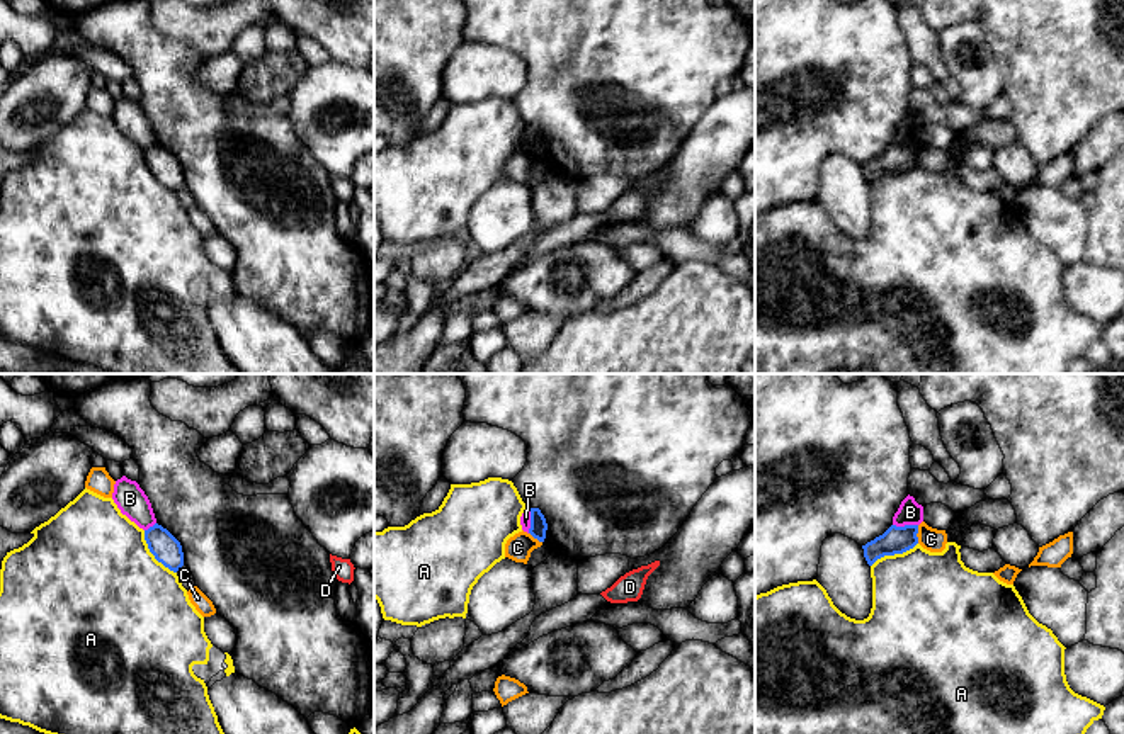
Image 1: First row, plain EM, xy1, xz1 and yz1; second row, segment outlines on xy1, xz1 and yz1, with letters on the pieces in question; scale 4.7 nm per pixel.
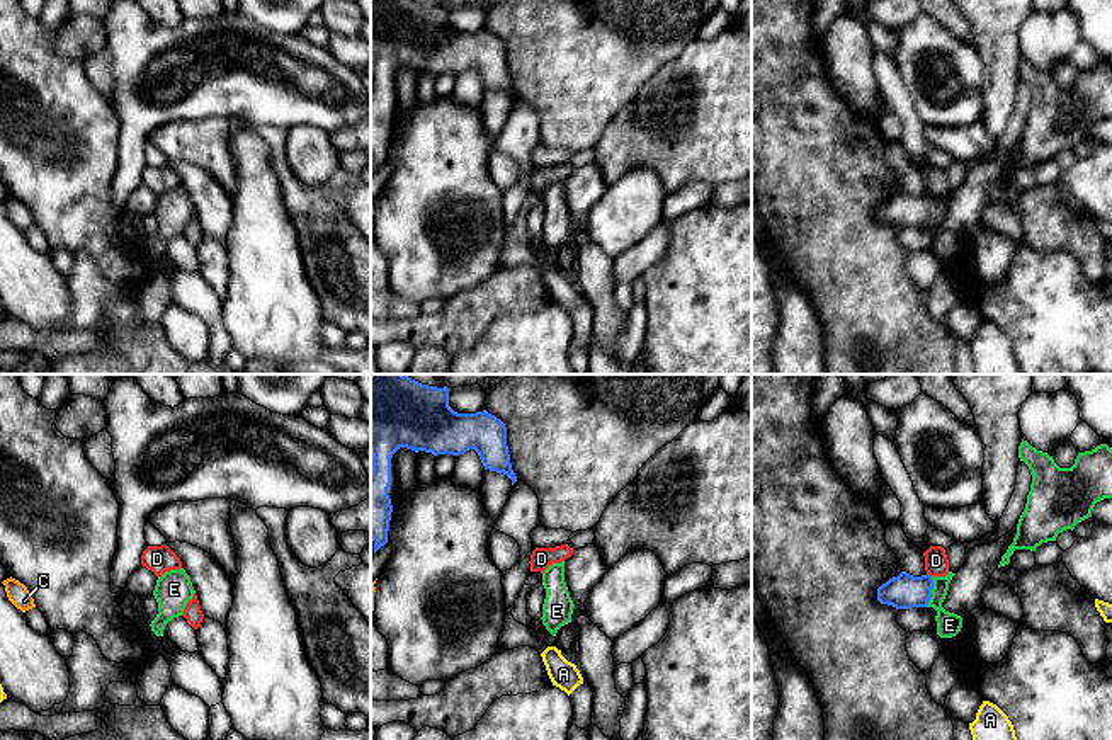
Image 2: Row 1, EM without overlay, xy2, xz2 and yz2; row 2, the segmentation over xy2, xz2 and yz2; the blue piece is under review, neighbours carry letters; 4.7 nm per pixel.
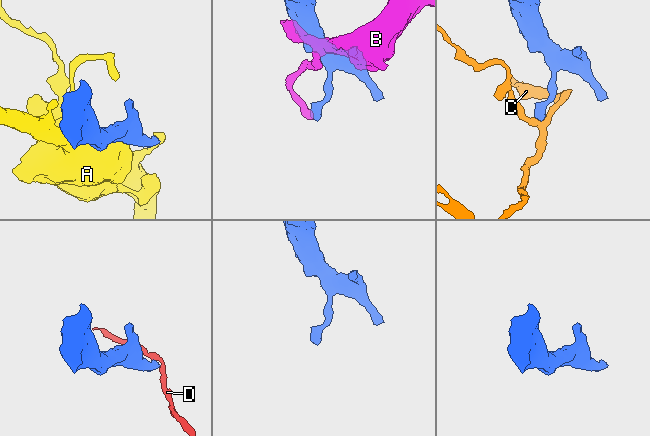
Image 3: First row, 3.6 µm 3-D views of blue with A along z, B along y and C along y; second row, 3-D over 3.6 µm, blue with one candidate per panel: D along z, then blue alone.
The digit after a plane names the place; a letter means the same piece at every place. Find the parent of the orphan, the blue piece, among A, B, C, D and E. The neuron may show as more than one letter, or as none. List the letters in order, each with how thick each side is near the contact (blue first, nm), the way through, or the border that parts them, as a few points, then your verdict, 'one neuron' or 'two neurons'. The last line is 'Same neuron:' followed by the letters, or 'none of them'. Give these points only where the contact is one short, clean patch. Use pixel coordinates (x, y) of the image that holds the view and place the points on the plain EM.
A: 140 nm thick on the blue side, 500 nm on the other; two neurons
B: 80 nm thick on the blue side, 50 nm on the other; two neurons
C: 130 nm thick on the blue side, 110 nm on the other; border along yz1 (919, 145), (917, 162); two neurons
D: 160 nm thick on the blue side, 110 nm on the other; two neurons
E: 160 nm thick on the blue side, 110 nm on the other; runs through yz2 (905, 210), (930, 211), (949, 244); one neuron
Same neuron: E

